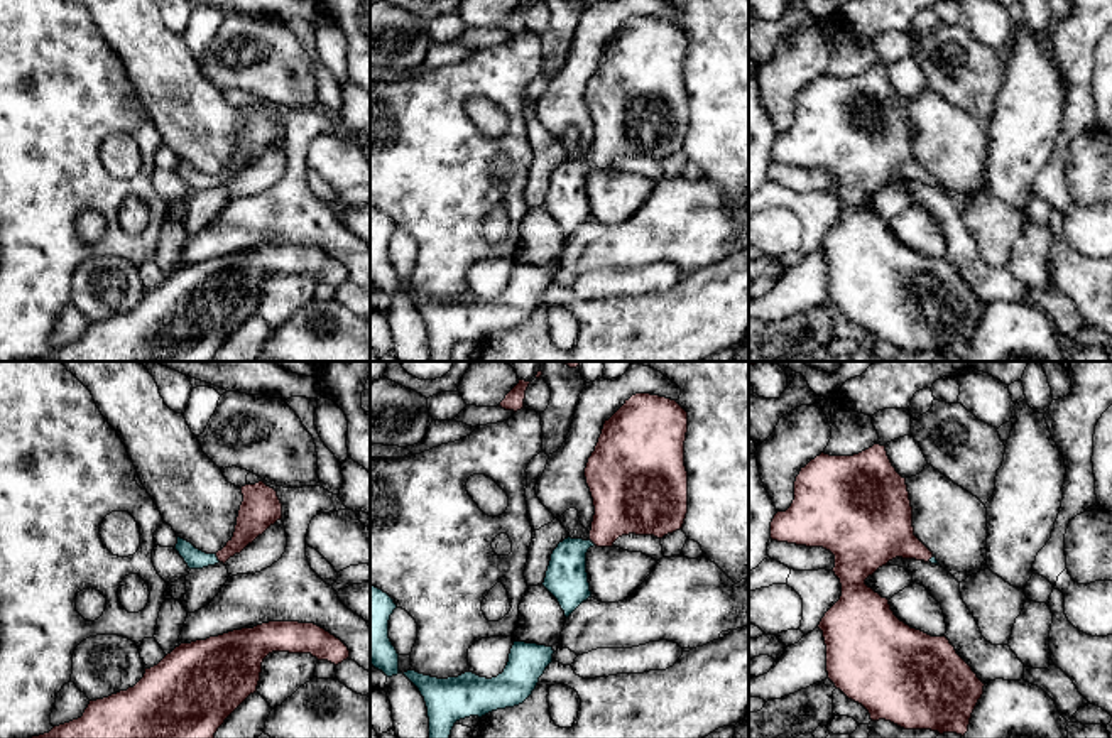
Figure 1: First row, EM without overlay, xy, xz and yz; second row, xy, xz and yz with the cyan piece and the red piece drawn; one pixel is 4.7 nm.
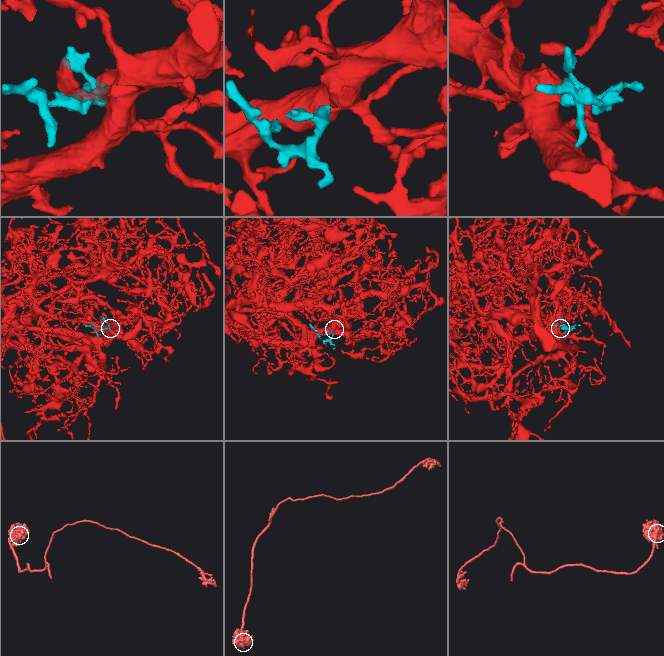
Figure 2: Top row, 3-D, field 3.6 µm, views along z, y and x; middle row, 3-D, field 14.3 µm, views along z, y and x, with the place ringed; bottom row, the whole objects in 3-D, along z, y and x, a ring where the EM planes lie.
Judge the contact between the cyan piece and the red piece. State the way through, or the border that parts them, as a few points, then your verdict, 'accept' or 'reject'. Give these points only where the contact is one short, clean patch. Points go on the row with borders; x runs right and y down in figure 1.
runs through xy (196, 559), (217, 558), (245, 532), (252, 520); accept

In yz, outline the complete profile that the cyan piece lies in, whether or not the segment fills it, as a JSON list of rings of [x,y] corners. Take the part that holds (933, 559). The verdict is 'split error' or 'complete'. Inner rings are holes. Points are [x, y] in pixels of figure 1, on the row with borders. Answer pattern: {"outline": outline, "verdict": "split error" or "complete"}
{"outline": [[[886,446],[872,448],[853,456],[821,453],[811,459],[794,481],[794,500],[786,512],[777,512],[771,522],[771,539],[806,547],[823,547],[835,556],[831,569],[842,584],[840,600],[825,613],[818,628],[826,645],[828,679],[848,699],[862,704],[872,721],[886,719],[904,730],[931,730],[965,736],[972,713],[984,694],[984,682],[957,654],[950,640],[931,637],[901,621],[891,610],[889,600],[865,584],[879,567],[896,557],[938,564],[933,552],[914,535],[913,507],[906,478],[892,466]]], "verdict": "split error"}

